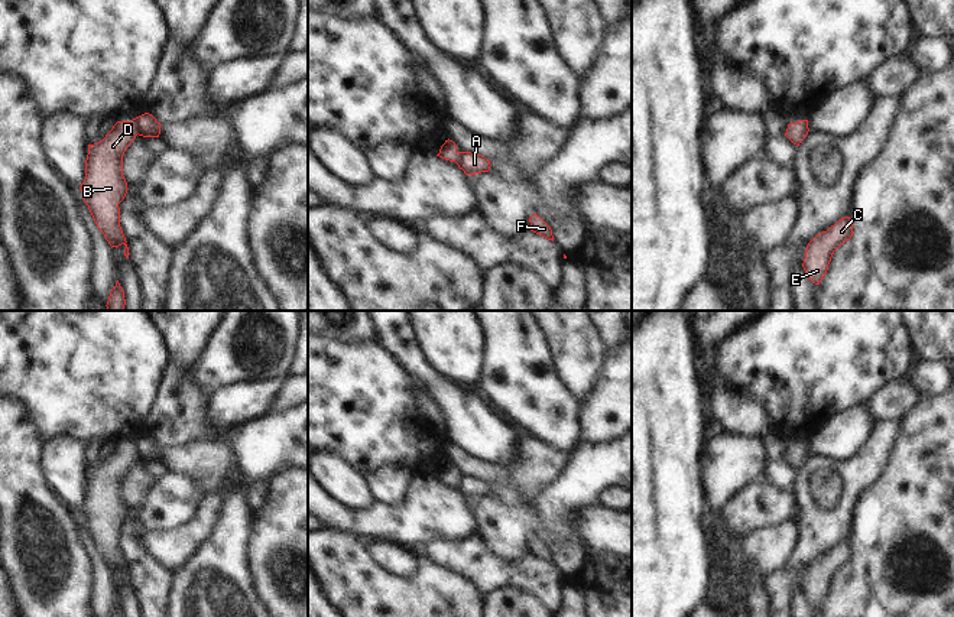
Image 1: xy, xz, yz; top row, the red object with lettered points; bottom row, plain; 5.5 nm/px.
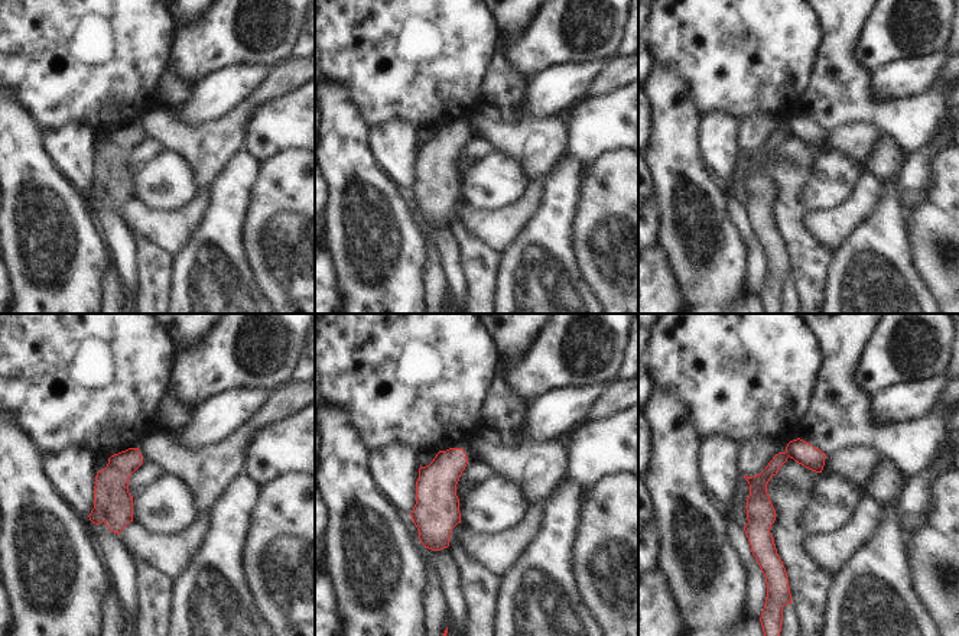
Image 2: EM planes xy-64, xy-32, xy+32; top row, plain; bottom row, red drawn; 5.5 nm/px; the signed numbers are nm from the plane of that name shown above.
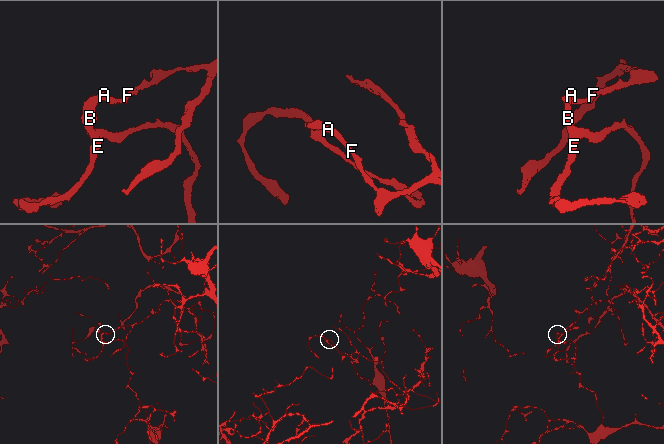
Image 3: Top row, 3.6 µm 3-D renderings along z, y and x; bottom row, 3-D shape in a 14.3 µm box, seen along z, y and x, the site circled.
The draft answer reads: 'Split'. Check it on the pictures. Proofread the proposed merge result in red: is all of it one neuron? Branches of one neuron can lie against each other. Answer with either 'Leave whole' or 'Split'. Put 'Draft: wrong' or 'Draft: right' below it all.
Split.
Draft: right

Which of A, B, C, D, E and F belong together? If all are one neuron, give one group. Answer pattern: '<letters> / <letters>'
A F / B C D E

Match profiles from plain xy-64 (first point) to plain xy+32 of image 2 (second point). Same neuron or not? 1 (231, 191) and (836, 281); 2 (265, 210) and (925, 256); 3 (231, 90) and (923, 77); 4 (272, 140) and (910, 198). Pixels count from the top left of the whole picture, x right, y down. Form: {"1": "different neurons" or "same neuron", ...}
{"1": "same neuron", "2": "same neuron", "3": "same neuron", "4": "different neurons"}

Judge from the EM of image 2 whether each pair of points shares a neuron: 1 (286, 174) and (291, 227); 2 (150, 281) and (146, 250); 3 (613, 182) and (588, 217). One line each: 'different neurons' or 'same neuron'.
1: same neuron
2: same neuron
3: same neuron

